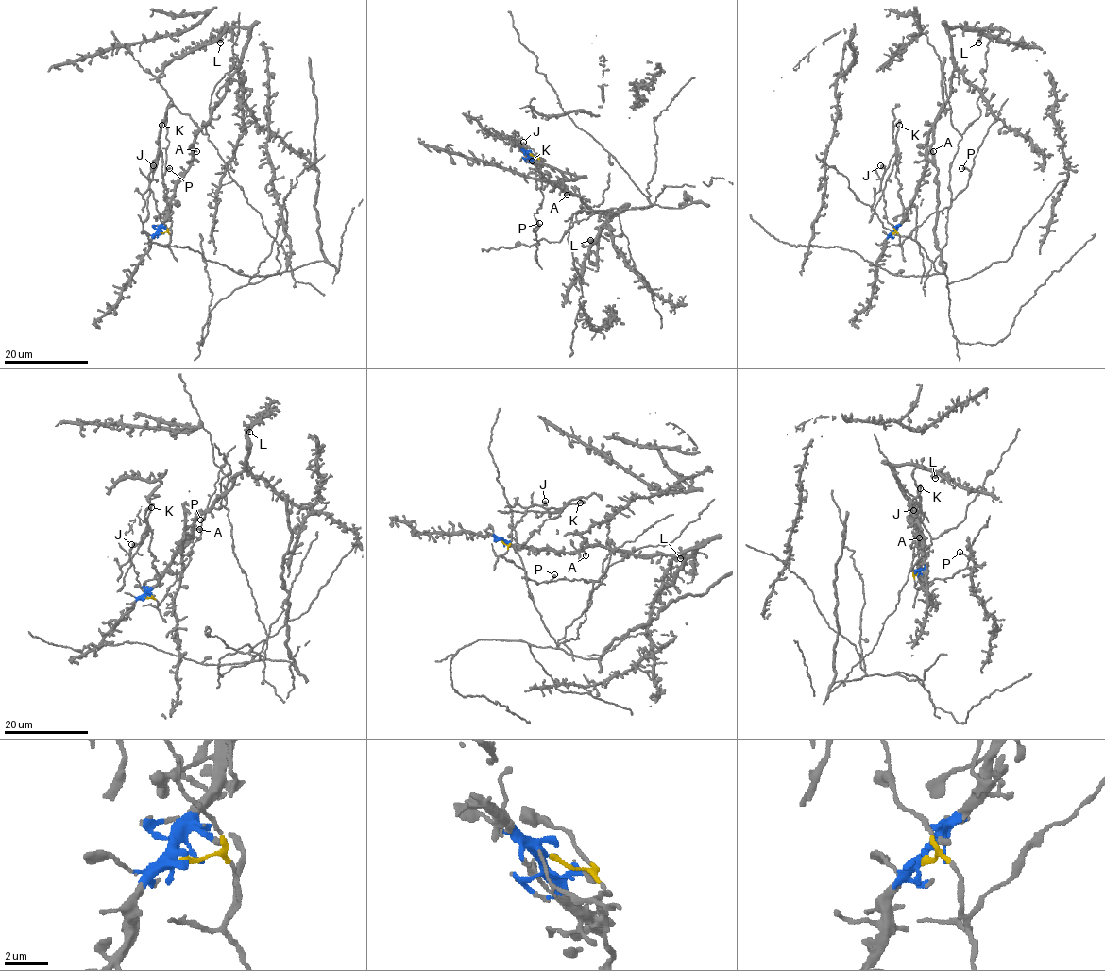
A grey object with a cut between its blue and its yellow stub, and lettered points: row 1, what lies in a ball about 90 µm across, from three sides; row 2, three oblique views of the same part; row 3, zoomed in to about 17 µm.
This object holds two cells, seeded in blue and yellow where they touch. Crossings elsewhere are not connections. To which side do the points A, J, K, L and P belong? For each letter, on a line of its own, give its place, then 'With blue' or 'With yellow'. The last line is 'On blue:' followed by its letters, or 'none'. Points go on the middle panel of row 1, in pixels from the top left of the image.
A: Place: (567, 195). With blue
J: Place: (523, 142). With yellow
K: Place: (532, 161). With yellow
L: Place: (590, 240). With blue
P: Place: (539, 223). With yellow
On blue: A, L

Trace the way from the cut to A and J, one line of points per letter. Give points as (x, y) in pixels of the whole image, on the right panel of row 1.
A: (892, 231), (913, 198), (926, 167), (926, 153), (933, 151)
J: (892, 231), (894, 228), (886, 217), (881, 187), (885, 168), (880, 165)

